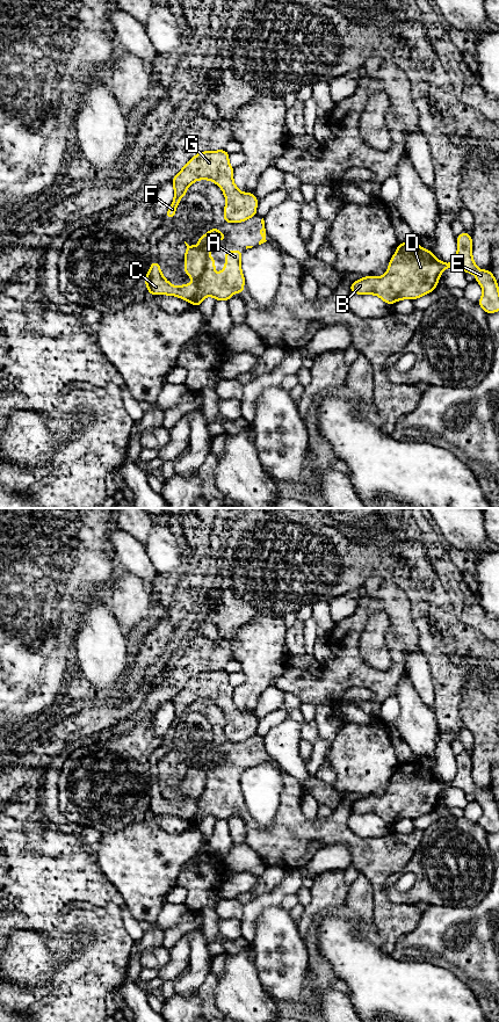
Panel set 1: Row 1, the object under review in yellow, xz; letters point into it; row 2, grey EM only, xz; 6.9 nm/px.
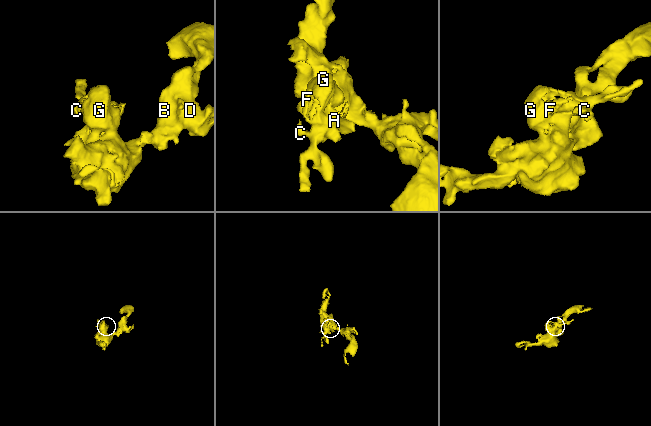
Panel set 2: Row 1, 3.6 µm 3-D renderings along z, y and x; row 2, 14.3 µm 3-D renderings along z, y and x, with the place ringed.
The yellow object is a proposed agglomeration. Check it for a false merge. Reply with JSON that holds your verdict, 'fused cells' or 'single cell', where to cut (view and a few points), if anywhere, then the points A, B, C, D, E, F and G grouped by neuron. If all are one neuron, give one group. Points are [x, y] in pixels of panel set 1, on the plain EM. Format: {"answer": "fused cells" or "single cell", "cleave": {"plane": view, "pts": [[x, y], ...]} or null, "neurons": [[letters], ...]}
{"answer": "fused cells", "cleave": {"plane": "xz", "pts": [[208, 775], [205, 788], [195, 801]]}, "neurons": [["A"], ["B", "C", "D", "E", "F", "G"]]}

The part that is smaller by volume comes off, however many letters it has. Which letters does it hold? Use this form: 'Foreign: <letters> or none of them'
Foreign: A

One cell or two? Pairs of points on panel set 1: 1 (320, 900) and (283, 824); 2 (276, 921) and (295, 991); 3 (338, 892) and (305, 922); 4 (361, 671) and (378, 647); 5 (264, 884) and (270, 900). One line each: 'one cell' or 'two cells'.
1: two cells
2: one cell
3: one cell
4: two cells
5: two cells

